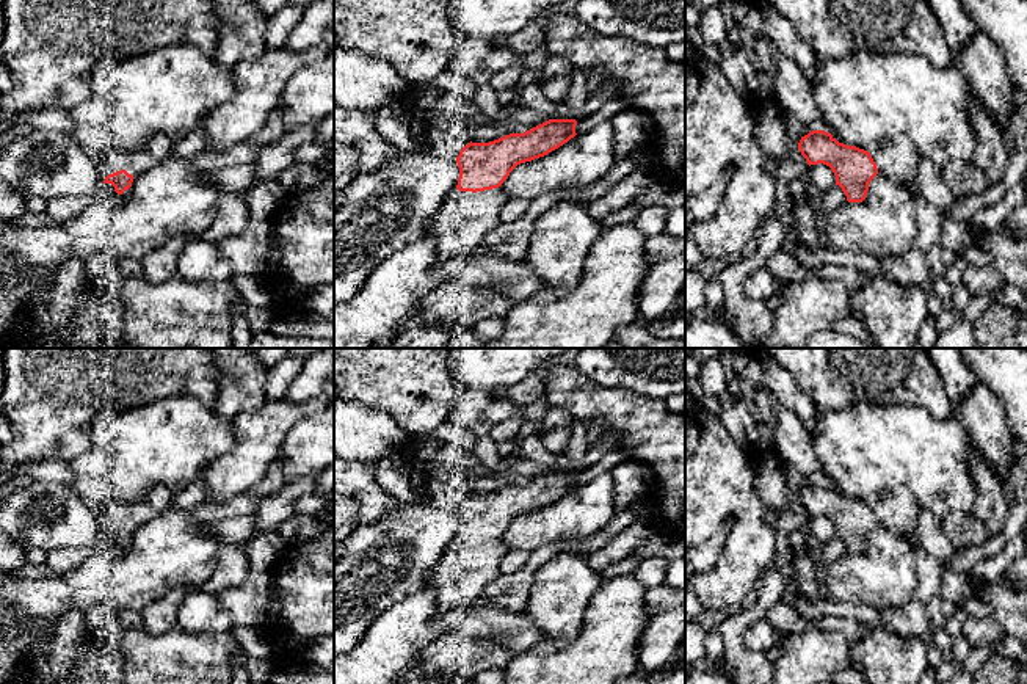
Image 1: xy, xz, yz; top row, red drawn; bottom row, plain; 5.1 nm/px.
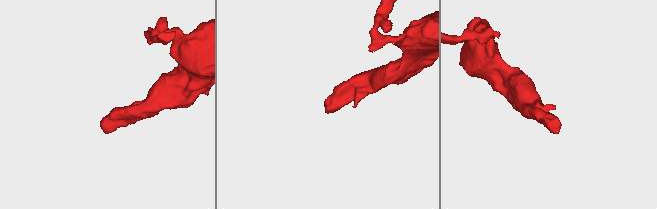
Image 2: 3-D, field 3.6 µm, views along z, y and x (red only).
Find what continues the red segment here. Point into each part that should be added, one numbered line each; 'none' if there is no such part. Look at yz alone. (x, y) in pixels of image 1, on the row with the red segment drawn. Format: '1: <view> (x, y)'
1: yz (897, 159)

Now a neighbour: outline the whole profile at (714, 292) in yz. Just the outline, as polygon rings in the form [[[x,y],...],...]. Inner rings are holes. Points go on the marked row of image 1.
[[[718,279],[706,281],[706,304],[712,309],[724,307],[724,292]]]

